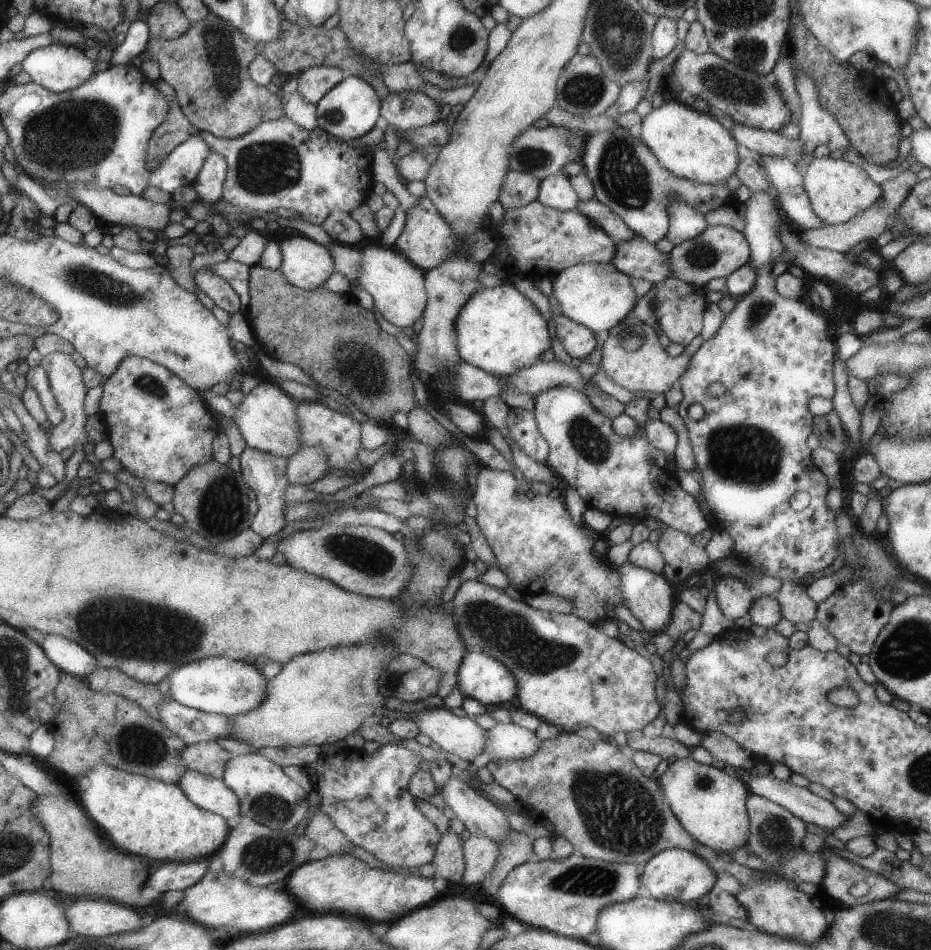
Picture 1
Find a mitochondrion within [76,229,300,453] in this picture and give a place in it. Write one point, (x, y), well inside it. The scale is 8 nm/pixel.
(151, 384)

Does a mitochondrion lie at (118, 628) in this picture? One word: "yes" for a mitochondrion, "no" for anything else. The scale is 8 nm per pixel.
yes

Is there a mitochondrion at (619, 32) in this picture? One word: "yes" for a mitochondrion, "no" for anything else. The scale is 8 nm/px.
yes

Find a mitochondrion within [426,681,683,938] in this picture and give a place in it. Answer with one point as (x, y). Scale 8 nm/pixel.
(617, 821)

